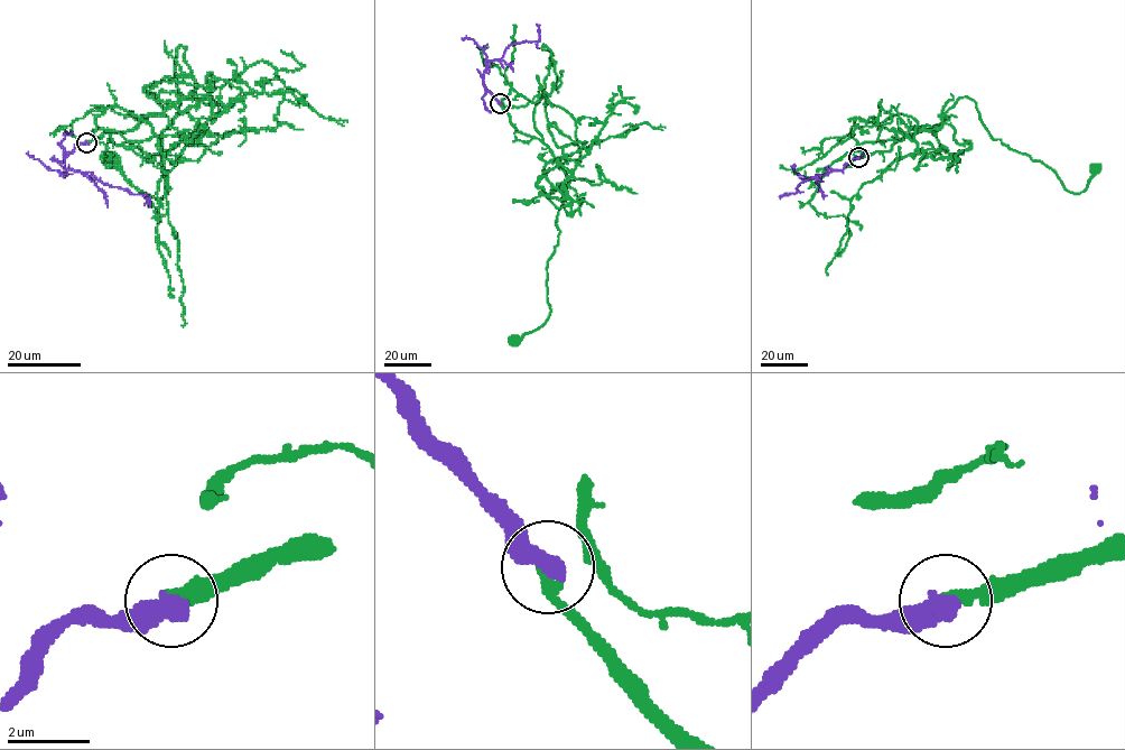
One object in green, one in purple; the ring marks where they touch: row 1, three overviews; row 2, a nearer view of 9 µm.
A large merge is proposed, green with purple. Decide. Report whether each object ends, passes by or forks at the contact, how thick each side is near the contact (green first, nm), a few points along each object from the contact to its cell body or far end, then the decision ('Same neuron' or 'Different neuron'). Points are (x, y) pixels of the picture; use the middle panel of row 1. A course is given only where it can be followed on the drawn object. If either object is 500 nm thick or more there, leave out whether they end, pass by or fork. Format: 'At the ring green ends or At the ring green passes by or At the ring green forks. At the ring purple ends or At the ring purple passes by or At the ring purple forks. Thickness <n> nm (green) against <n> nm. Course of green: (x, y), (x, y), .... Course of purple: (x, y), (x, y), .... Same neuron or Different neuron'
Thickness 260 nm (green) against 550 nm. Course of green: (500, 103), (518, 130), (548, 147), (568, 186), (556, 221), (558, 244), (548, 262), (550, 313), (515, 340). Course of purple: (500, 103), (484, 86), (486, 63), (500, 58), (510, 44), (538, 42), (536, 24). Same neuron

